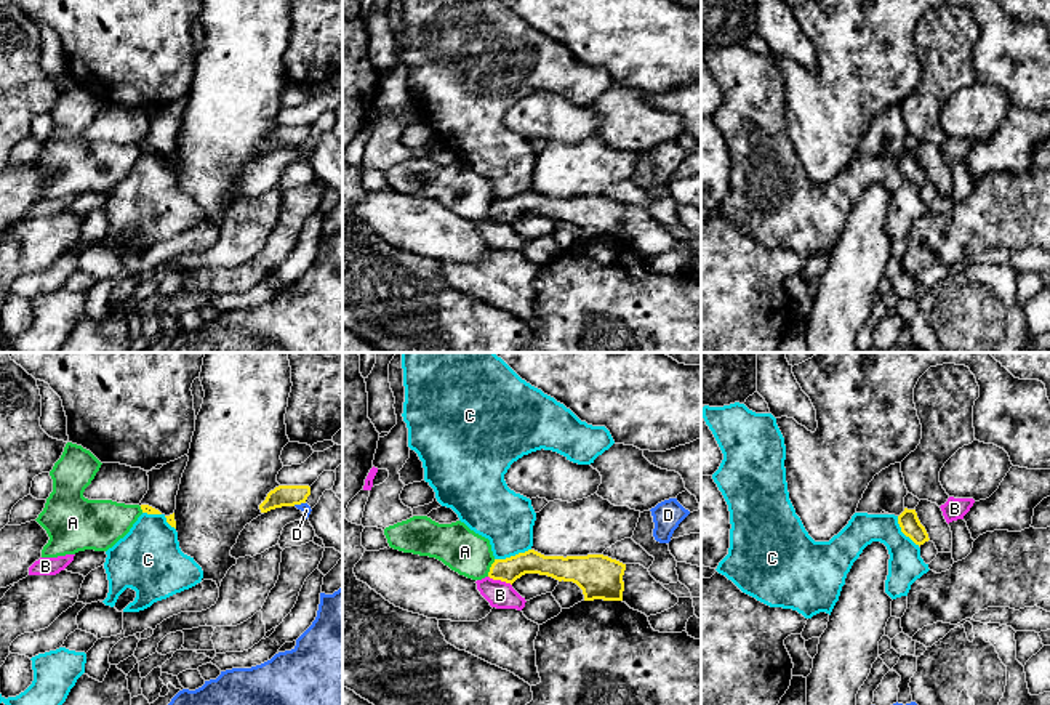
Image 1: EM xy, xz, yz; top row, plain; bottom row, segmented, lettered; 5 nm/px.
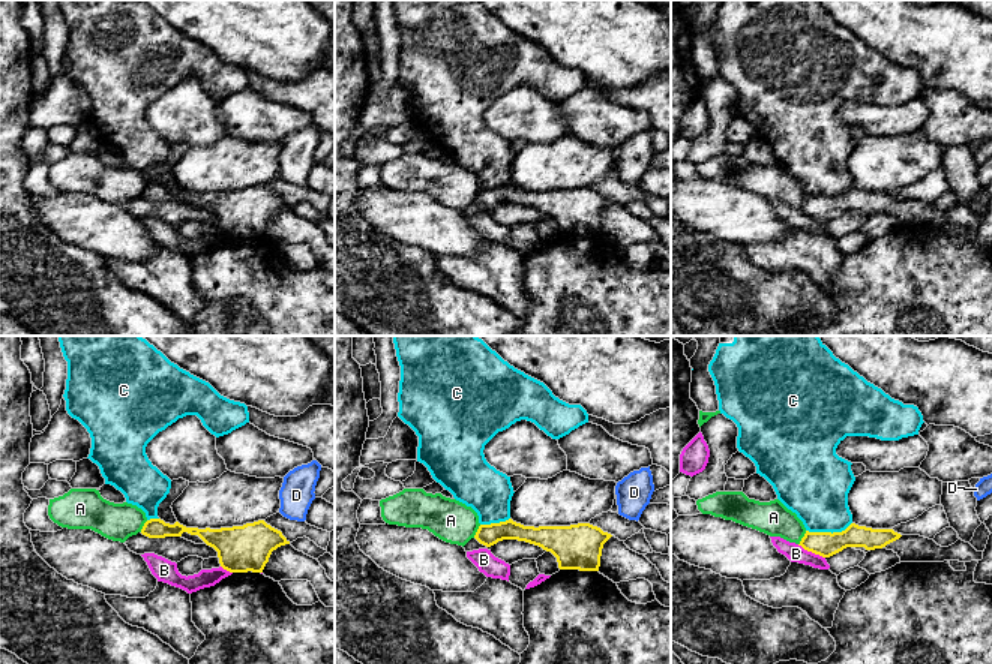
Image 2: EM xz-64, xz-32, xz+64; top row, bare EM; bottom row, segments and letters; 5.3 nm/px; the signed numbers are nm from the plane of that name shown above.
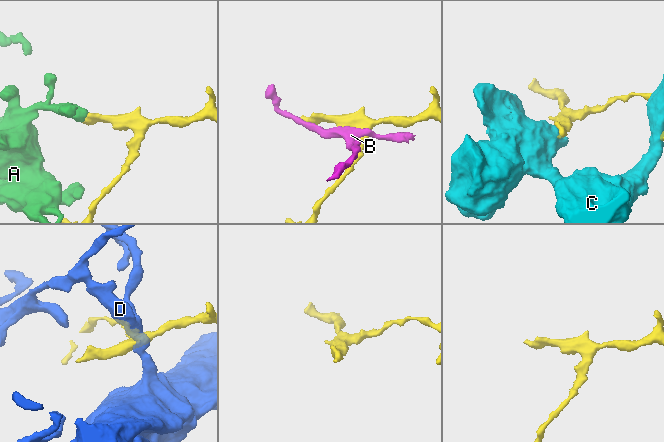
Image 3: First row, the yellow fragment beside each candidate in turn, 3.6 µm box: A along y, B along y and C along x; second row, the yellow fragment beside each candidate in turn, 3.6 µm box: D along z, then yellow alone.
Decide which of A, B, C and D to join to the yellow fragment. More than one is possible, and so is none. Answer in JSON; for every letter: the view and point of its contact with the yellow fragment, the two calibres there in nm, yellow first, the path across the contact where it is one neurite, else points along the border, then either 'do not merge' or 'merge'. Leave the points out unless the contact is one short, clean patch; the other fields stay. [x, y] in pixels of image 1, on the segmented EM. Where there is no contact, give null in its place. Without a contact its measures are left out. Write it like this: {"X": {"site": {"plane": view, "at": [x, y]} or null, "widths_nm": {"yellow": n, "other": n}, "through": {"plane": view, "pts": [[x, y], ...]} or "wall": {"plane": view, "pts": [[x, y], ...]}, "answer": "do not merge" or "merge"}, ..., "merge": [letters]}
{"A": {"site": {"plane": "xz", "at": [490, 568]}, "widths_nm": {"yellow": 120, "other": 220}, "wall": {"plane": "xz", "pts": [[495, 559], [487, 576]]}, "answer": "do not merge"}, "B": {"site": {"plane": "xz", "at": [500, 579]}, "widths_nm": {"yellow": 120, "other": 140}, "answer": "do not merge"}, "C": {"site": {"plane": "xz", "at": [512, 556]}, "widths_nm": {"yellow": 120, "other": 280}, "answer": "do not merge"}, "D": {"site": {"plane": "xy", "at": [298, 503]}, "widths_nm": {"yellow": 110, "other": 50}, "answer": "do not merge"}, "merge": []}

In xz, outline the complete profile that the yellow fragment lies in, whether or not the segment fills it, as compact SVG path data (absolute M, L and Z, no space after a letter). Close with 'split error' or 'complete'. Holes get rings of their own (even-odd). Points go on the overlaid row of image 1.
M535 550L506 559L495 559L488 577L514 583L525 574L539 574L559 582L576 583L584 601L623 601L626 564L603 554L544 556Z; complete

